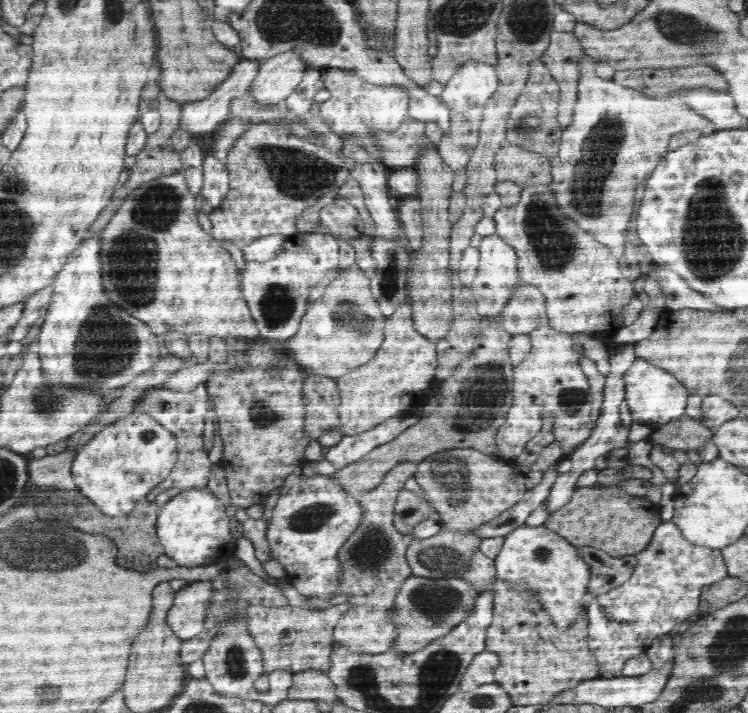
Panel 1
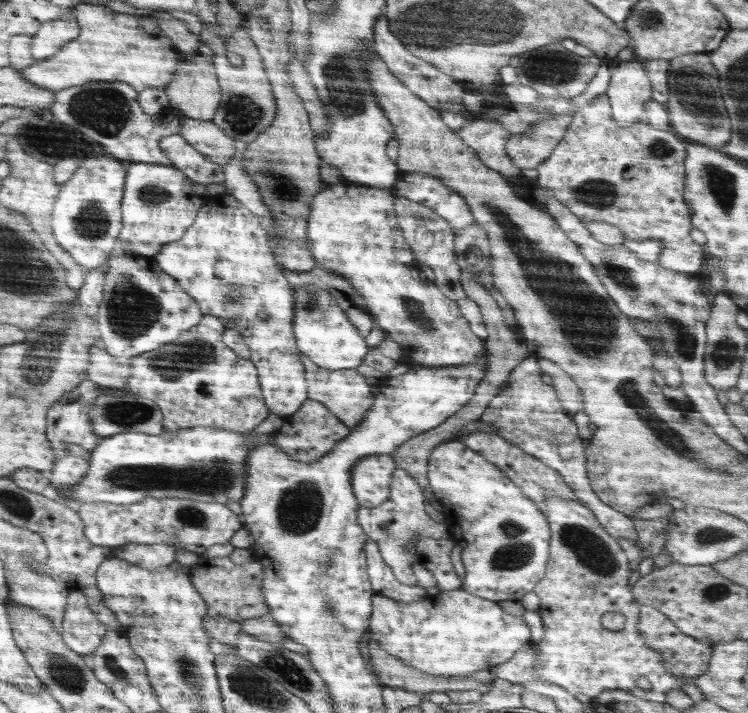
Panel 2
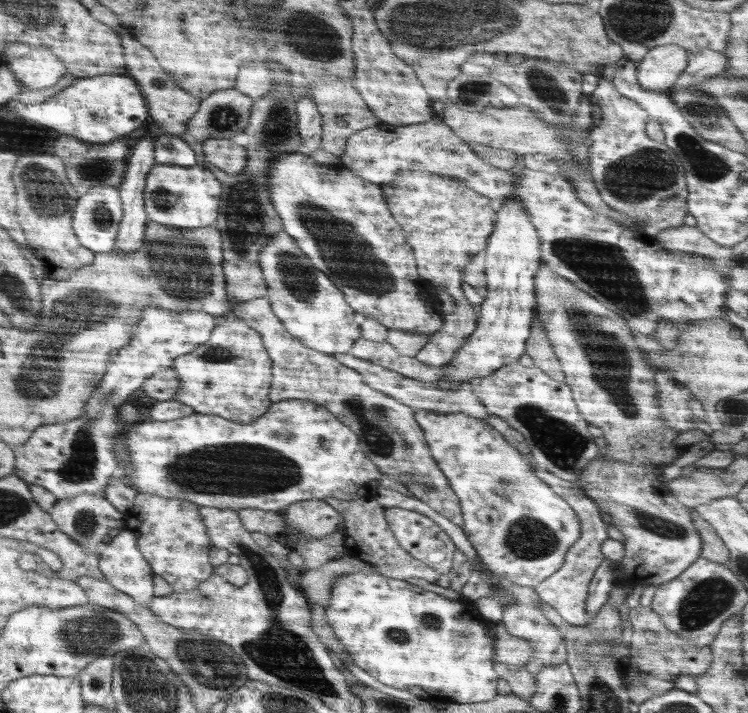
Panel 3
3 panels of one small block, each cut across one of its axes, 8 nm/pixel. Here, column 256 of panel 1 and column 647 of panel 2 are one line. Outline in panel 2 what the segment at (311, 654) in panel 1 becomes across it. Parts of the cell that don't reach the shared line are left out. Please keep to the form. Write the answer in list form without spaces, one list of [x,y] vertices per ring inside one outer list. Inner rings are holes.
[[[640,605],[638,629],[645,644],[663,656],[663,662],[665,662],[663,665],[668,672],[676,676],[695,678],[707,671],[714,648],[700,642],[697,638],[682,634],[682,631],[665,614],[653,606]]]

